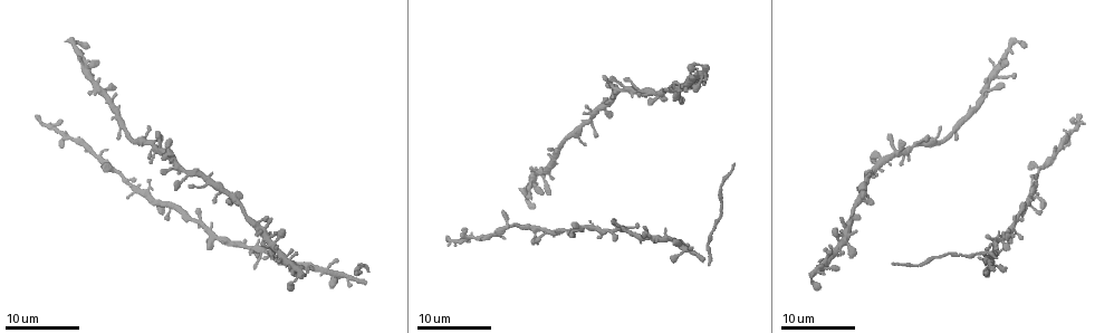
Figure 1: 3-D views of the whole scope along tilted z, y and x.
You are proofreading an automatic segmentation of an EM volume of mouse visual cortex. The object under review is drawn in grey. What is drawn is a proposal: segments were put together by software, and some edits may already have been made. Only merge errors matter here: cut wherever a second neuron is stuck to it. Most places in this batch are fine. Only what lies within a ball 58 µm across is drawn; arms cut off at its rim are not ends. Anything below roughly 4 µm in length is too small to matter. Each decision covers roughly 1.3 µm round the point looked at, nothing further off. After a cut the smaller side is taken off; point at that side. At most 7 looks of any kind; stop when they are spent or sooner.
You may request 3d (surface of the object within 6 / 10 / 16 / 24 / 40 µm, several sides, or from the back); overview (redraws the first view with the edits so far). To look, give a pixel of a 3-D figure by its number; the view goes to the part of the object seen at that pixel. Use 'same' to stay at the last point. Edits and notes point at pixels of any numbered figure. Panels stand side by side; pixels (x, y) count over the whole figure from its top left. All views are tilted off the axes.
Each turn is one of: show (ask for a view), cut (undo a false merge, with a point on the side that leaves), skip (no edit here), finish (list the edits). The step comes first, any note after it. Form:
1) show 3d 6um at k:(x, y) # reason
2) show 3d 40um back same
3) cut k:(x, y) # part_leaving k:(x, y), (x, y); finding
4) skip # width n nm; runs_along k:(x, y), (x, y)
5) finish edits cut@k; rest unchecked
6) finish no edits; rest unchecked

show 3d 16um at 1:(269, 240)

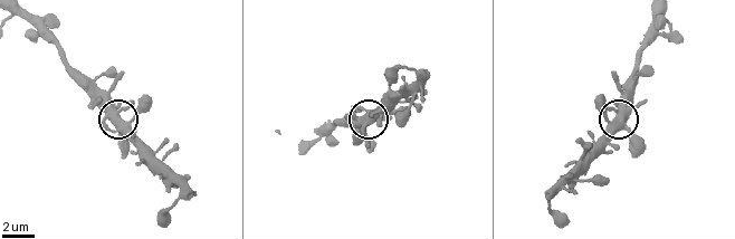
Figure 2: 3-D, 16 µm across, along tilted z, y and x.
show 3d 6um at 2:(618, 118)

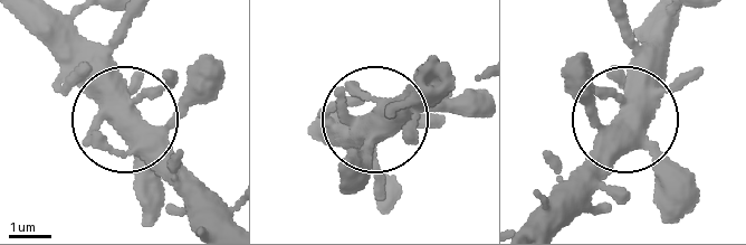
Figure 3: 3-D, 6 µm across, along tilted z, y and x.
skip # runs_along 3:(26, 20), (187, 194); continuous, no second neuron

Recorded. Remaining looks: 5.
show 3d 24um at 1:(196, 218)

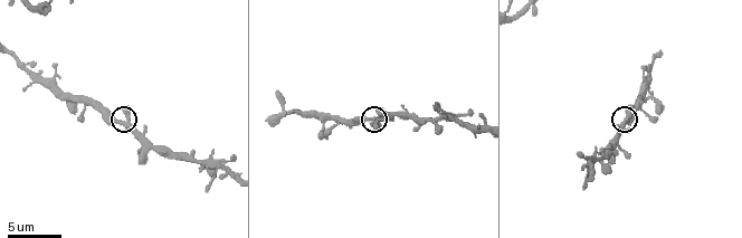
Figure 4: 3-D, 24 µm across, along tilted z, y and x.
show 3d 10um at 4:(371, 119)

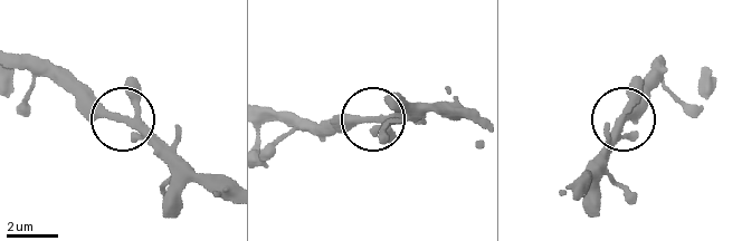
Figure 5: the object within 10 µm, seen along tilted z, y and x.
skip # arms 3; runs_along 5:(18, 56), (41, 59), (77, 79), (171, 165); one neuron here

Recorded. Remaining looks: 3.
show 3d 16um at 1:(529, 181) # three arms meet

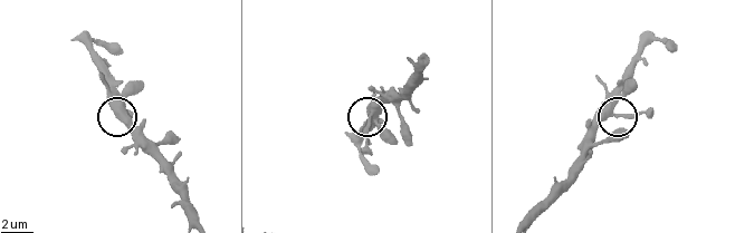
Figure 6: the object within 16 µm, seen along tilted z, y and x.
show 3d 6um at 6:(610, 111)

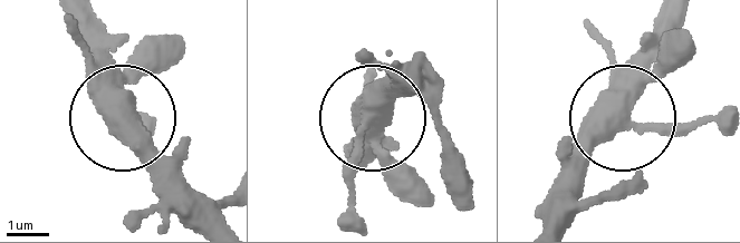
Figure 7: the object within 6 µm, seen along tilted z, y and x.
skip # runs_along 7:(211, 219), (145, 146), (84, 25); all the same neuron

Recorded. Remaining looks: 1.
finish no edits; rest unchecked

